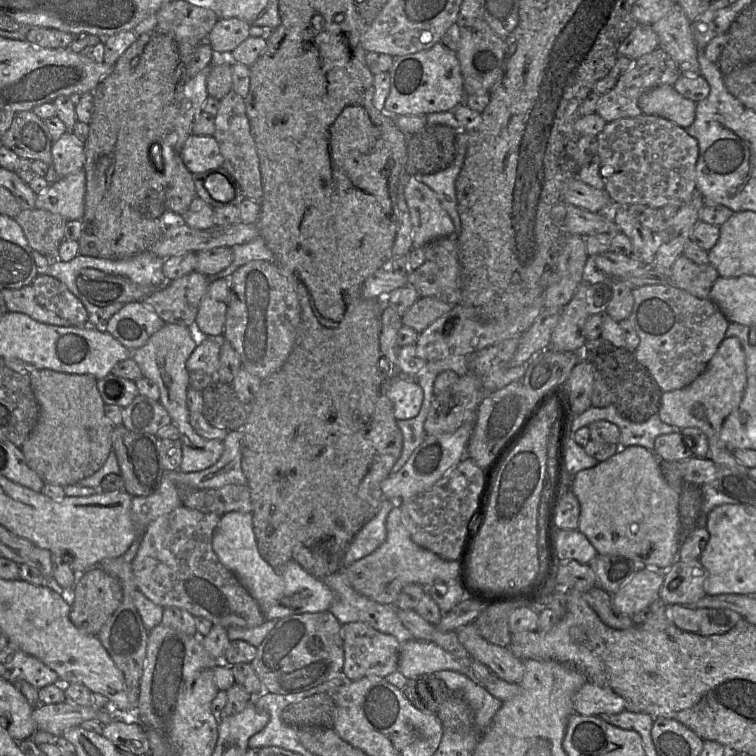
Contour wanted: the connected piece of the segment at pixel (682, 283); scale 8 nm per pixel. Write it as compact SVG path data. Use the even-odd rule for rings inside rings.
M683 255L676 259L670 274L674 286L700 299L709 299L711 288L720 277L711 264L698 265Z

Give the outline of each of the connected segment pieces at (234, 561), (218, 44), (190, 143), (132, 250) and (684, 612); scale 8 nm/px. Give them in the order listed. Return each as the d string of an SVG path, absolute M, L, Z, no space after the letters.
M228 512L221 516L213 535L213 550L256 600L265 620L280 620L290 615L327 611L335 595L323 579L309 574L295 561L275 569L260 555L253 530L252 513Z
M219 18L207 36L216 55L227 55L249 37L250 25L239 18Z
M191 134L186 139L181 159L192 174L221 168L223 156L213 136Z
M156 28L152 31L146 32L146 33L140 35L139 37L137 37L137 40L112 65L113 67L112 67L111 72L107 76L105 76L99 82L99 84L95 87L95 89L92 91L93 112L92 112L91 120L88 124L89 125L89 134L88 134L86 141L84 142L84 150L85 150L86 160L85 160L83 170L84 170L85 176L86 176L86 194L85 194L85 212L84 212L84 216L82 219L83 229L81 232L81 236L80 236L79 240L77 241L78 245L79 245L79 255L95 257L95 258L102 258L102 259L124 259L124 258L129 258L129 257L135 256L139 253L150 252L150 249L152 248L152 246L162 237L162 235L166 231L167 227L173 223L172 221L174 220L175 215L173 213L169 212L165 205L165 177L164 177L163 170L164 170L164 162L165 162L165 153L167 153L167 148L166 148L166 151L163 152L163 142L162 143L156 143L156 142L158 139L157 135L161 135L164 139L164 142L170 141L171 139L174 138L174 136L177 136L177 133L175 131L175 119L177 118L178 112L179 112L181 91L182 91L182 88L183 88L185 82L188 79L187 66L188 66L191 56L192 56L192 54L182 55L182 50L180 49L179 44L176 42L176 40L170 34L163 32Z
M681 605L666 606L666 615L679 629L702 636L727 633L743 619L730 609L689 608Z

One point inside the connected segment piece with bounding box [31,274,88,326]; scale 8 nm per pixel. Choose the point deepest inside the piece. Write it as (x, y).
(51, 294)

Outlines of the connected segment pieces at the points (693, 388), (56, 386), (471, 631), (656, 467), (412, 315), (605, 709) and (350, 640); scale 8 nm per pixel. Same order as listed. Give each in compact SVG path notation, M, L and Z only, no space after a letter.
M725 337L706 370L688 386L663 392L657 415L666 424L678 428L701 429L709 440L709 458L714 462L744 473L748 467L741 464L720 438L727 416L740 404L747 382L745 353L736 337Z
M50 369L32 371L29 379L40 413L37 424L20 448L26 463L45 483L64 487L78 484L97 472L113 450L112 432L115 426L104 413L105 403L97 389L97 379L89 374L70 374Z
M473 623L461 627L457 635L472 660L488 666L496 676L508 683L521 682L525 672L524 660L516 657L508 647L501 647L485 640Z
M641 446L620 447L609 459L579 471L571 489L580 505L578 531L583 533L599 555L618 555L642 562L655 570L667 570L676 560L680 547L680 488L670 486L661 471L660 459Z
M429 296L420 297L402 315L402 322L404 326L420 333L451 309L452 305L440 299Z
M588 682L574 695L574 713L586 716L617 714L625 711L625 702L608 687L599 687Z
M364 622L342 625L344 665L342 675L356 681L370 676L385 678L398 669L401 645L392 635L382 633Z

